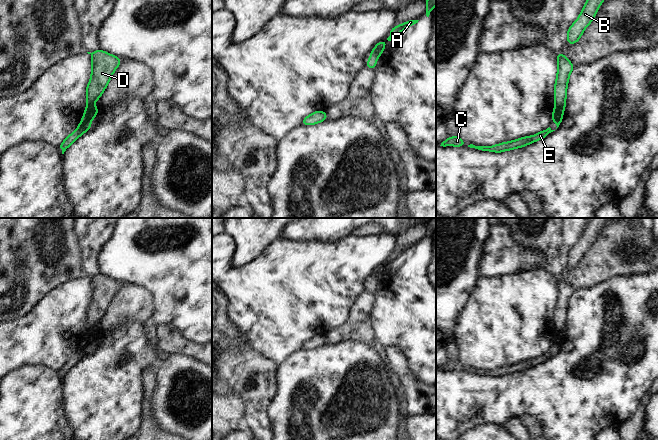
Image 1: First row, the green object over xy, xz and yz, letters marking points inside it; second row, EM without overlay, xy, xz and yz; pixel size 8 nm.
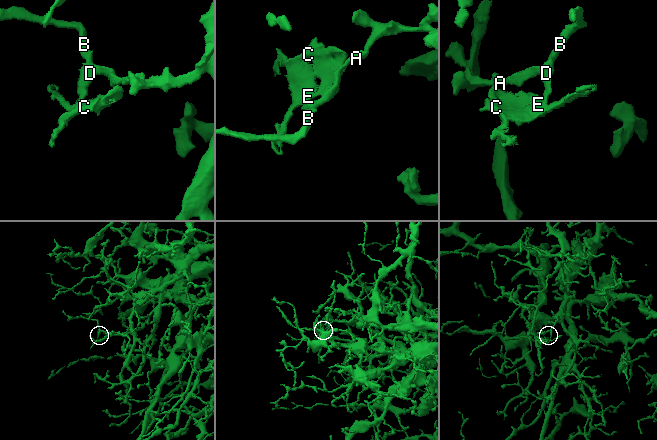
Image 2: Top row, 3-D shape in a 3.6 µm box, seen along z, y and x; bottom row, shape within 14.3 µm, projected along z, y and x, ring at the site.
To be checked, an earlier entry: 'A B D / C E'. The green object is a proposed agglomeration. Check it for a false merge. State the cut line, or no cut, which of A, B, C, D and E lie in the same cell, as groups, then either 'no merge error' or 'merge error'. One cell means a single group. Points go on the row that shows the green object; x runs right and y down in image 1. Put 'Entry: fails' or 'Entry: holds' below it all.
cut none; groups A B C D E; no merge error
Entry: fails

